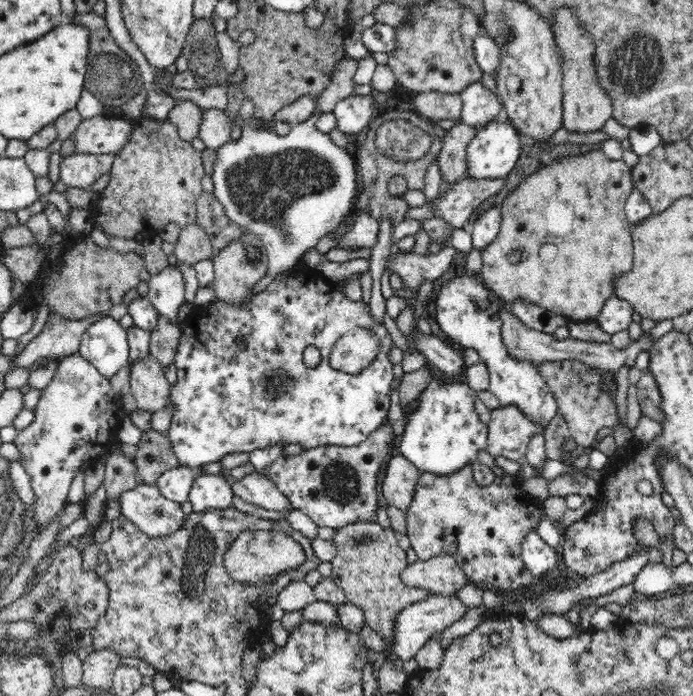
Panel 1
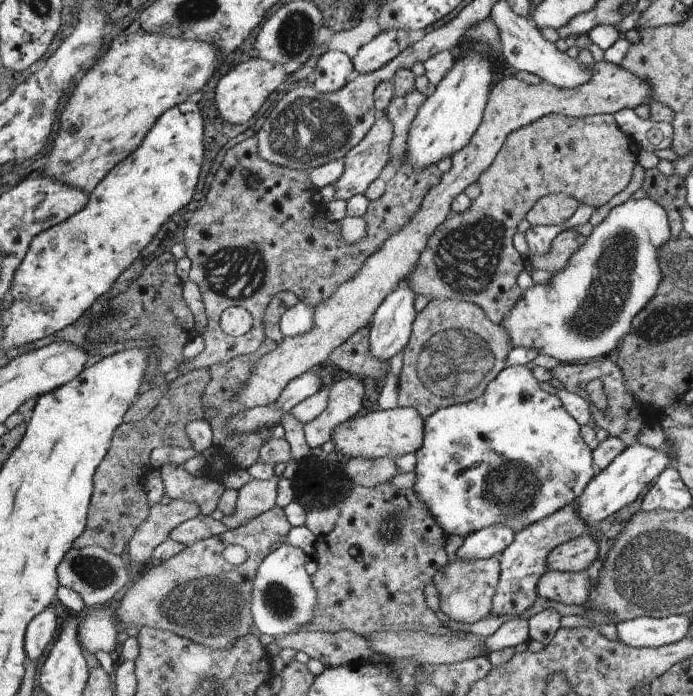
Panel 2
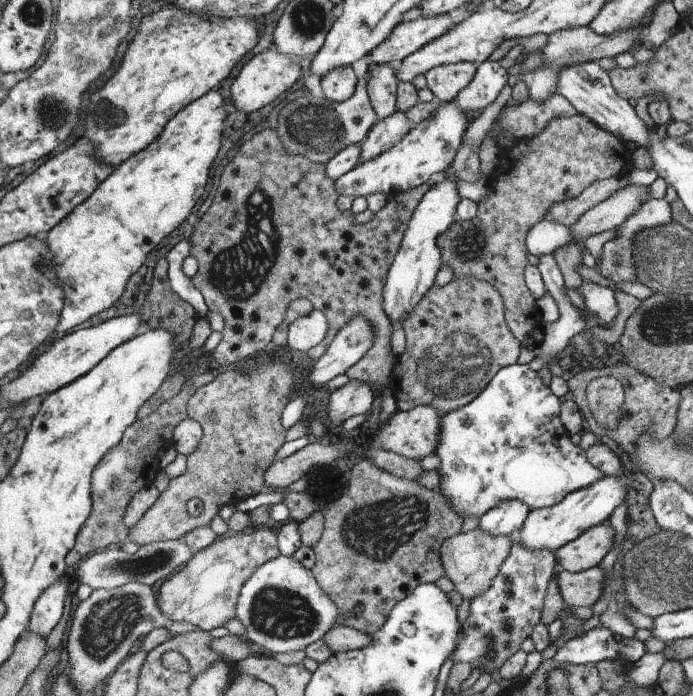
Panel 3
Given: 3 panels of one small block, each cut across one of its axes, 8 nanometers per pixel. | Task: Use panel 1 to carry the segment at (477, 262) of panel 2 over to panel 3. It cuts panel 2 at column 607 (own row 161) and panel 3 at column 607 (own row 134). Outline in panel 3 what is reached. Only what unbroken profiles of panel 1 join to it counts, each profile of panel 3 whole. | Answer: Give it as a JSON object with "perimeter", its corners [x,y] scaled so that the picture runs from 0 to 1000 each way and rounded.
{"perimeter":[[[841,164],[795,172],[772,198],[746,201],[743,210],[720,221],[720,239],[711,244],[709,279],[688,293],[683,316],[657,316],[631,345],[636,374],[651,382],[654,402],[688,399],[706,405],[726,428],[729,460],[749,491],[766,483],[781,451],[769,440],[758,411],[760,333],[781,319],[792,296],[833,284],[856,261],[890,256],[899,241],[899,210],[887,193],[864,184]]]}

